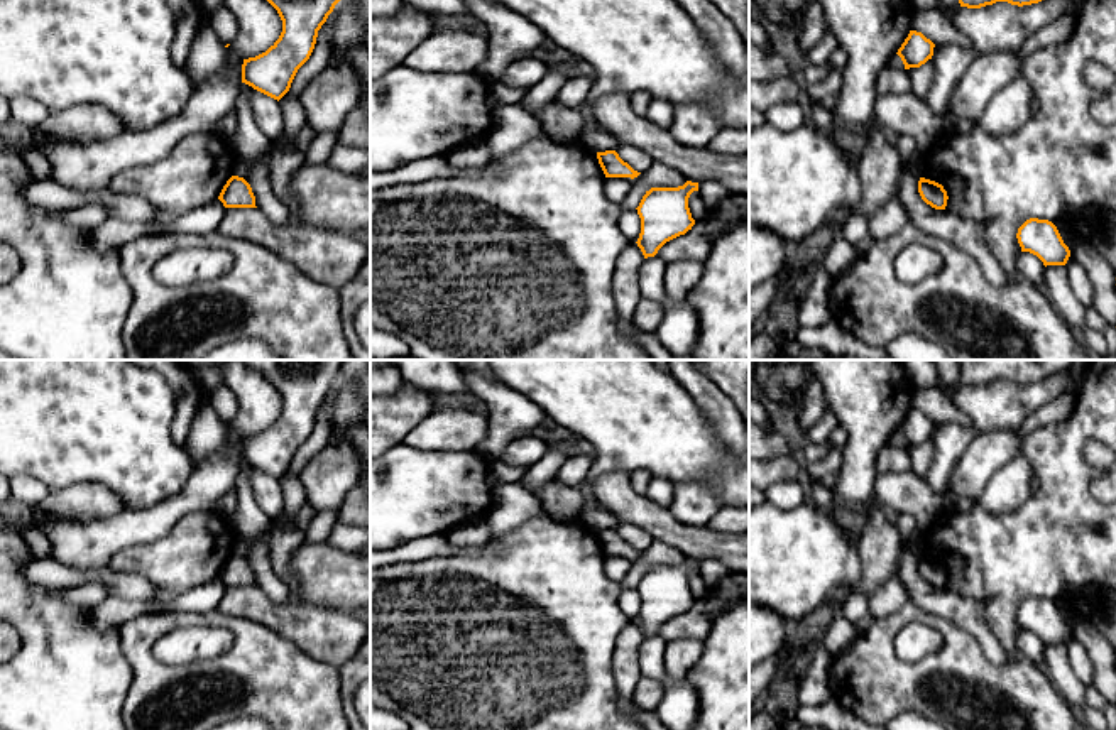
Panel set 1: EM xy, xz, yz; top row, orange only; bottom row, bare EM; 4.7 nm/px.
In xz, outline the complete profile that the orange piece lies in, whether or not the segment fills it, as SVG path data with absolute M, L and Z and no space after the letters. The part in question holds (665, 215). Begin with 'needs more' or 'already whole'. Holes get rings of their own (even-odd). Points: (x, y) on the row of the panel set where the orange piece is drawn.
already whole; M687 181L678 188L651 188L643 196L637 210L641 233L637 247L644 259L654 257L670 240L685 235L695 225L688 198L698 191L698 182Z

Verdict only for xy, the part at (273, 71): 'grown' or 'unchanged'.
unchanged

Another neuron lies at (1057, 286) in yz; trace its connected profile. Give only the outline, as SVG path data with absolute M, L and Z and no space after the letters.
M1047 265L1042 289L1070 328L1086 328L1086 306L1074 294L1065 265Z

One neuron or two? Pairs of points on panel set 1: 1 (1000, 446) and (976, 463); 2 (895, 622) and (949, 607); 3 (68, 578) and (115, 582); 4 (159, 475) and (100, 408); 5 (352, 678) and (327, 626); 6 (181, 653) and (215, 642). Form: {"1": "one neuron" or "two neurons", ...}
{"1": "one neuron", "2": "two neurons", "3": "one neuron", "4": "one neuron", "5": "two neurons", "6": "one neuron"}

